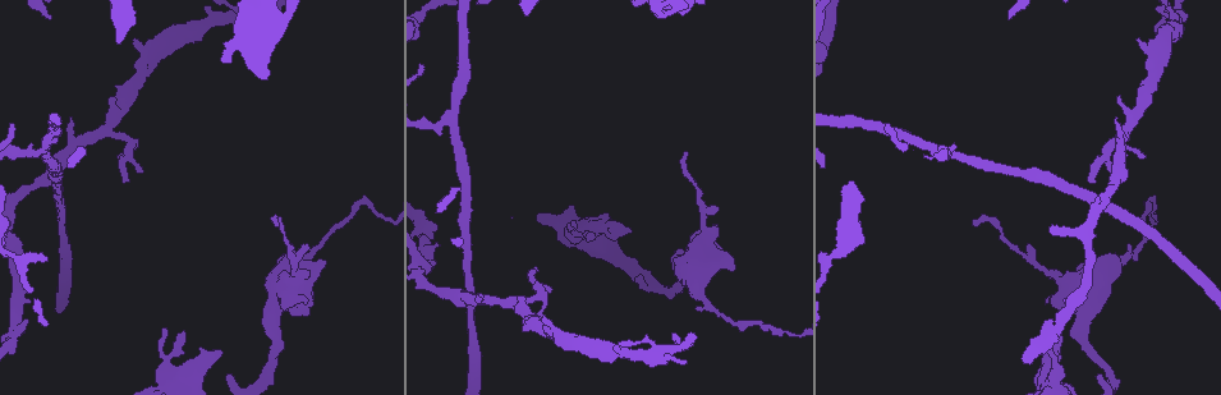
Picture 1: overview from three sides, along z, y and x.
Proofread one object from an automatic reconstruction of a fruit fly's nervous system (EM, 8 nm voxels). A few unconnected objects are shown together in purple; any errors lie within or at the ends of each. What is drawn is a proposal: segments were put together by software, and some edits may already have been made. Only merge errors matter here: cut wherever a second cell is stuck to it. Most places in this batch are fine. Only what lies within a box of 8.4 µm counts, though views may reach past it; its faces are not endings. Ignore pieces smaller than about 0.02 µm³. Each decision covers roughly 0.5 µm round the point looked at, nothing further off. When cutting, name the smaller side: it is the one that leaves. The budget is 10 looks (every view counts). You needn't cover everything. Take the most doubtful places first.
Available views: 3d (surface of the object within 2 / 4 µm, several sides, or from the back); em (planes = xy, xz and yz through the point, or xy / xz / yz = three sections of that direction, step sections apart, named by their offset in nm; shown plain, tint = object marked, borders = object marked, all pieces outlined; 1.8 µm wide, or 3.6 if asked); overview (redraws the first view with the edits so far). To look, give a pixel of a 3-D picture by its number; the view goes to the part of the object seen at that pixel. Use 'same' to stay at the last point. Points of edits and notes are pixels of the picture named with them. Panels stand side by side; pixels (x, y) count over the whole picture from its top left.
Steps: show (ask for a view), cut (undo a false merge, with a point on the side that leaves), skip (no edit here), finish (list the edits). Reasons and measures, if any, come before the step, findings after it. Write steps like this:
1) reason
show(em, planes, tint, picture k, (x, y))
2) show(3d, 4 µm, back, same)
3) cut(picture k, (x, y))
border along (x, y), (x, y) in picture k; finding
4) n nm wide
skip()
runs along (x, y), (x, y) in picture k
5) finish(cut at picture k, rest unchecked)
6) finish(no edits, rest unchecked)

two arms in line, one across
show(3d, 2 µm, picture 1, (43, 154))

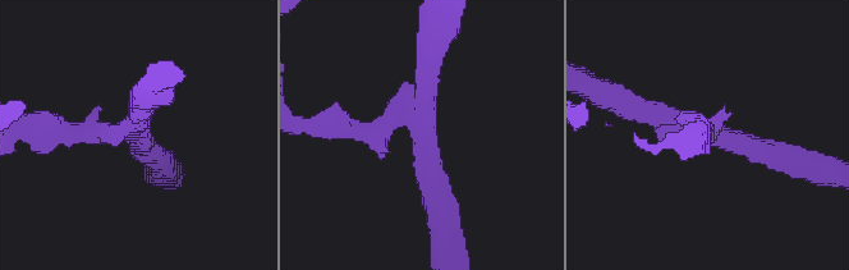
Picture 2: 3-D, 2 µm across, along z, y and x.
need the tissue
show(em, xy, step 4, tint, picture 2, (135, 132))

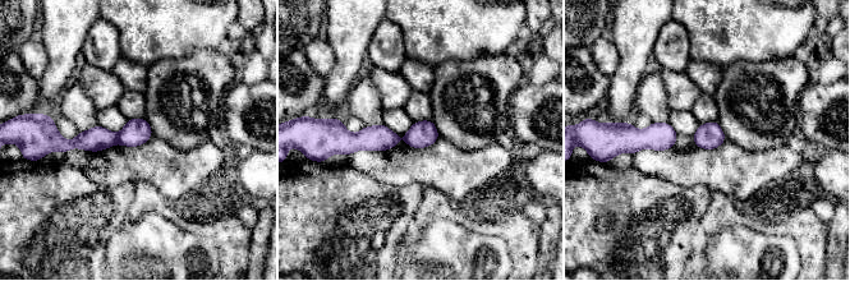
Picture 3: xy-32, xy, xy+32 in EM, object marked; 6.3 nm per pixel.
cut(picture 3, (97, 138))
border along (116, 134), (118, 142) in picture 3; a second cell is stuck on

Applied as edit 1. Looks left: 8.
show(overview)

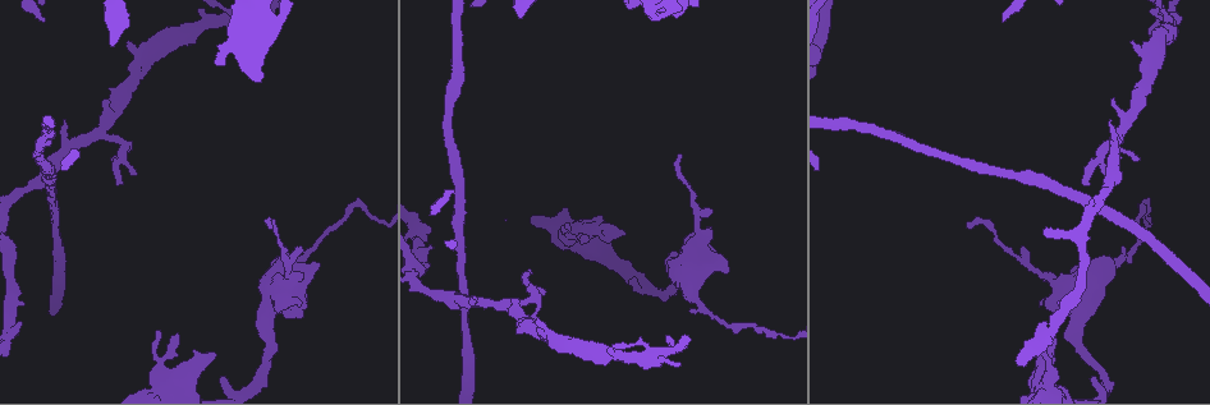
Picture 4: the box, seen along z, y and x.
thick turns thin
show(3d, 4 µm, picture 4, (288, 269))

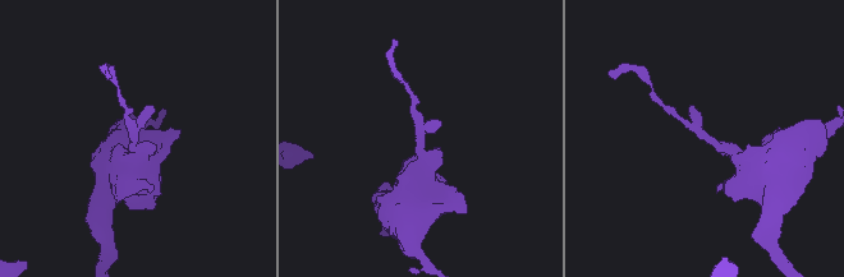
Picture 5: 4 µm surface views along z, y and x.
show(em, planes, tint, picture 5, (417, 135))

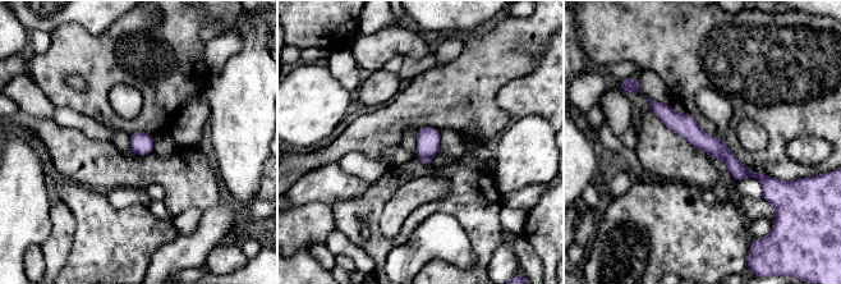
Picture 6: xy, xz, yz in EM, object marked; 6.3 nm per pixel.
skip()
runs along (653, 104), (741, 172), (772, 183) in picture 6; one cell here

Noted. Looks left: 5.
sudden change in width
show(em, yz, step 16, tint, picture 4, (661, 354))

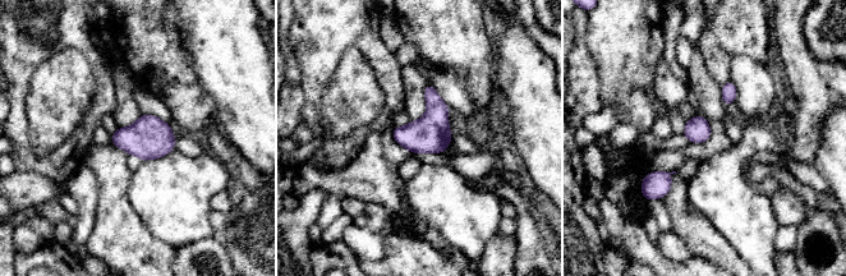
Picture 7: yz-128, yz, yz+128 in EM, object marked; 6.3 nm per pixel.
skip()
all the same cell

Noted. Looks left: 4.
abrupt turn
show(em, planes, tint, picture 4, (99, 130))

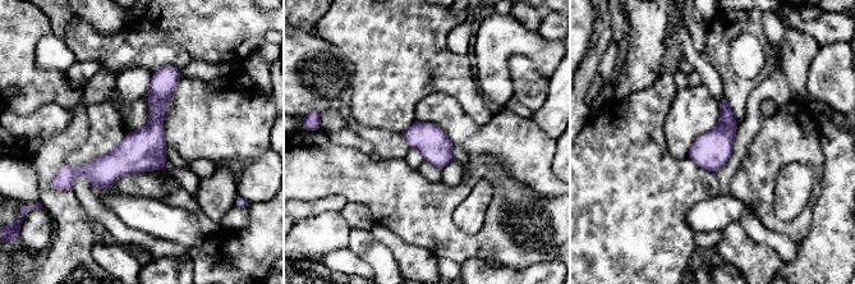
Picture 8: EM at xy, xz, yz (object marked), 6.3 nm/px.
200 nm wide
skip()
one cell here

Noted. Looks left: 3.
finish(cut at picture 3, rest unchecked)

